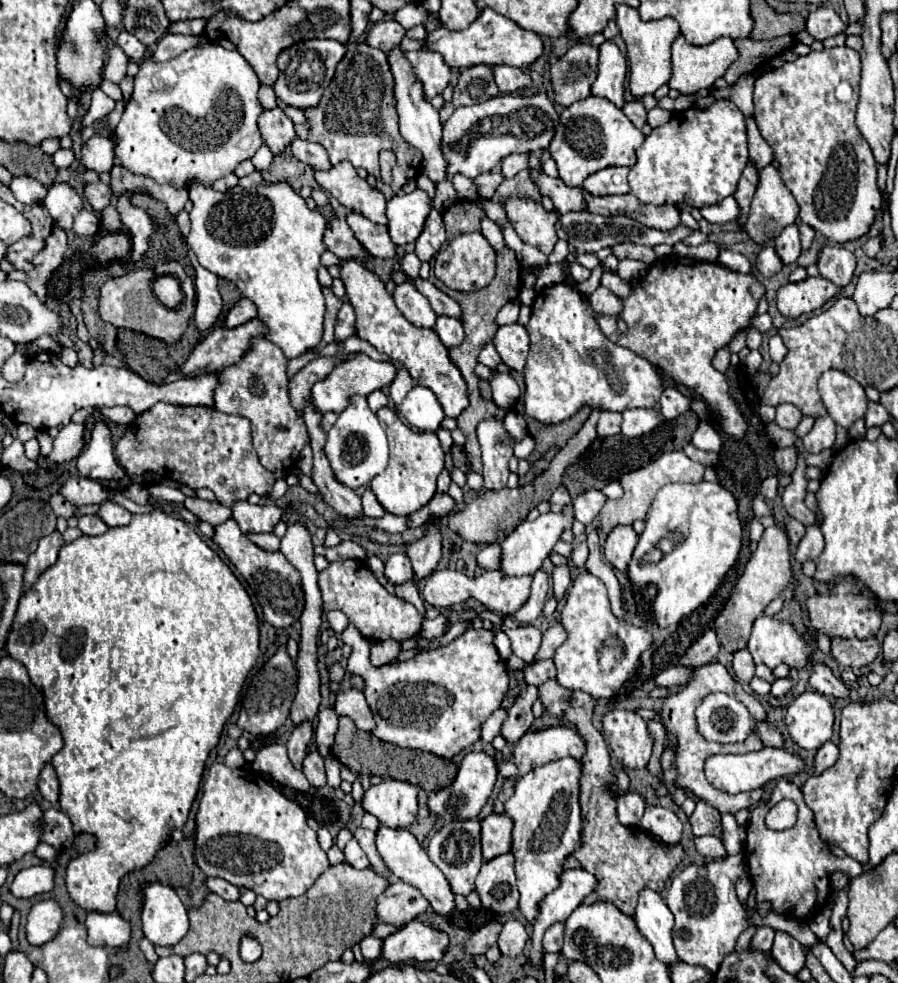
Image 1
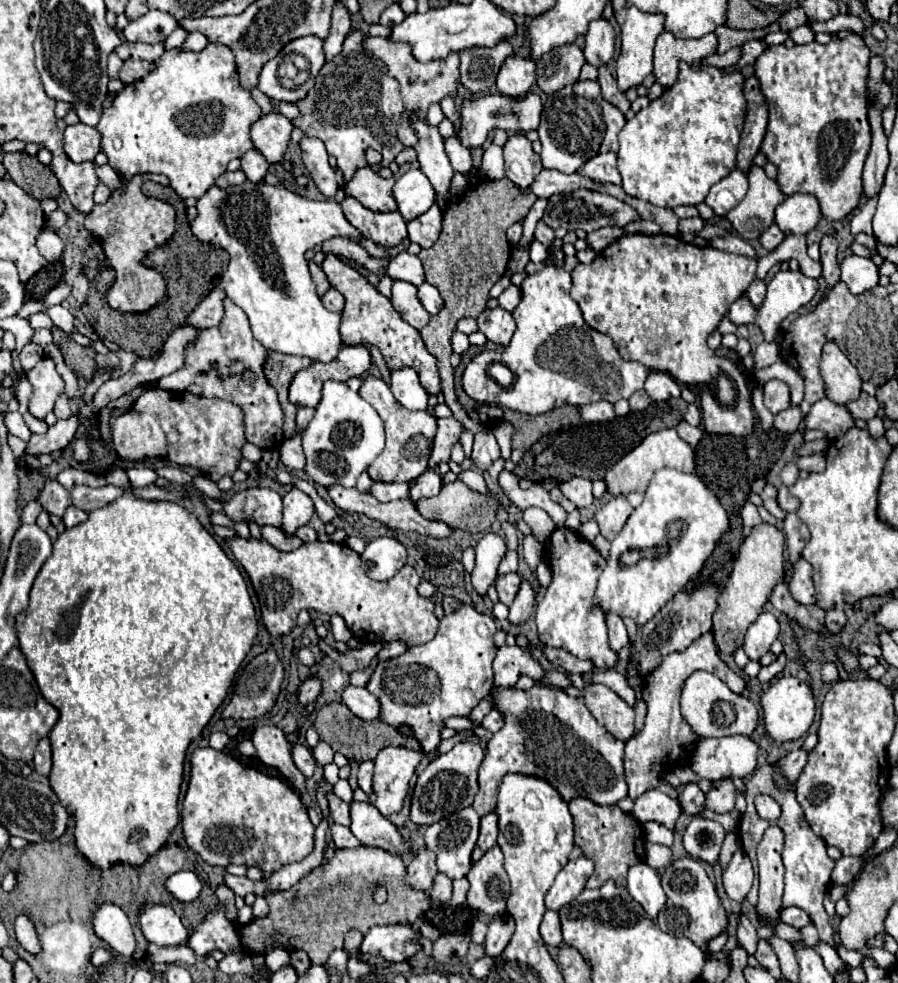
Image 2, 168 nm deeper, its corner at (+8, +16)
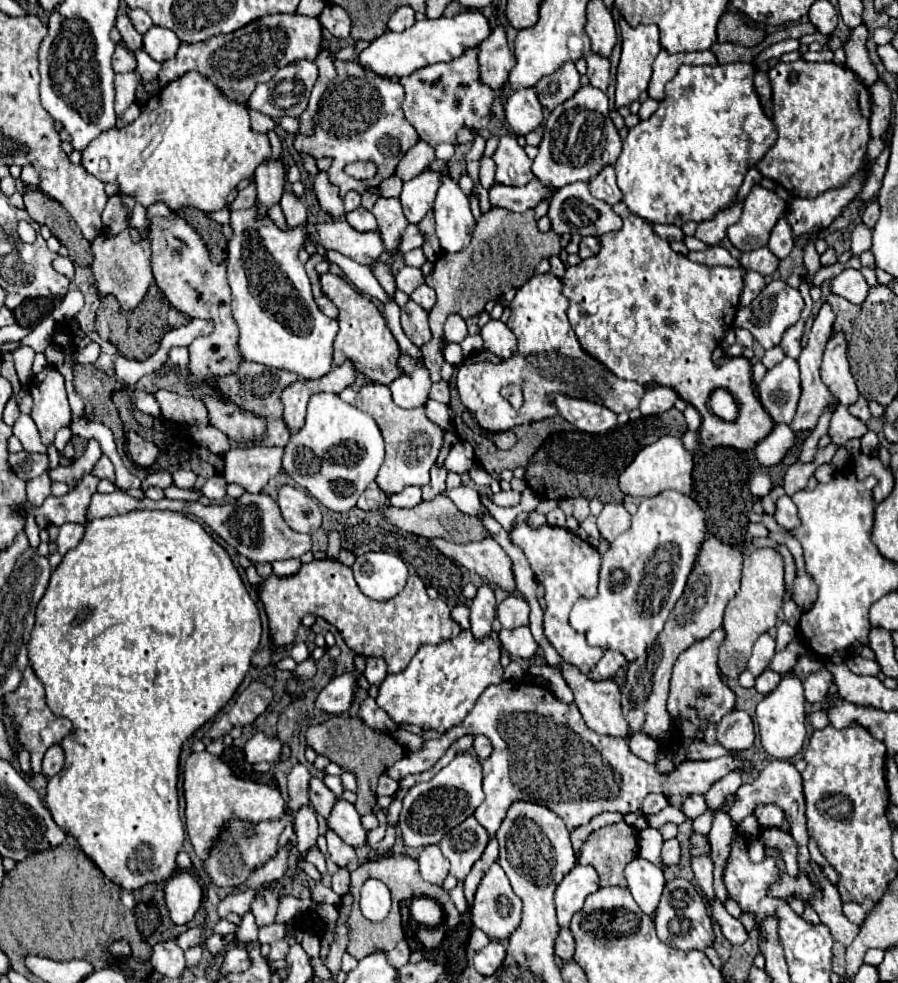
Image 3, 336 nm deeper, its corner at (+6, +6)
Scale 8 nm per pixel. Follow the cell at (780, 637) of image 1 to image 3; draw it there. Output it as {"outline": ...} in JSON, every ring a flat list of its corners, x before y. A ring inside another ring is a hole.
{"outline":[[766,632,766,634,762,634,762,636,756,640,756,644,754,644,752,656,750,656,750,660,748,660,748,670,750,670,754,676,760,676,760,674,766,670,766,666,770,664,772,656,774,656,774,638]]}

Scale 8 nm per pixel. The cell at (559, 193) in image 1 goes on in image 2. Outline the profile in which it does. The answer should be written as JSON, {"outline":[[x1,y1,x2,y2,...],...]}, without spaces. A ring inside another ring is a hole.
{"outline":[[524,134,508,136,504,144,504,162,506,162,504,166,506,178,522,188,524,184,532,184,532,180,542,170,540,156,532,150,532,144]]}

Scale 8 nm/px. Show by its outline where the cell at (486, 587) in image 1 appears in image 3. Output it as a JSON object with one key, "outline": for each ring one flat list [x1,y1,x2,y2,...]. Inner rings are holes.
{"outline":[[510,594,498,604,498,620,504,628,516,628,516,626,528,626,528,614,530,606,520,594]]}

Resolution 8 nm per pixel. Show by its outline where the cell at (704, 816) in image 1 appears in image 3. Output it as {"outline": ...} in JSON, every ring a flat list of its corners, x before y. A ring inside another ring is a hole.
{"outline":[[690,794,682,806,682,812,688,816,688,818,696,818,700,814,706,812,706,802,704,802,704,796,700,794]]}

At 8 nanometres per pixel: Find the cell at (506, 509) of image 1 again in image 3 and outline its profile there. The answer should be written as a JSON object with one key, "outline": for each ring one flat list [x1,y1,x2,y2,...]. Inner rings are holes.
{"outline":[[438,494,430,502,420,502,418,506,408,508,408,510,388,506,386,512,384,512,384,518,388,522,392,522,394,526,398,526,402,532,410,532,410,534,424,536,424,538,438,538,440,536,440,538,446,538,446,540,456,542,456,544,478,542,478,538,486,538,486,534,488,534,488,530,484,528,484,524,478,518,460,512,456,508,456,504,448,496,444,496,444,494]]}

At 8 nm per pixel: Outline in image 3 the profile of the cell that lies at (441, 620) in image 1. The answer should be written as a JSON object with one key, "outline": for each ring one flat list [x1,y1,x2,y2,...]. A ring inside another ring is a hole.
{"outline":[[457,605,452,609,452,618,462,626,462,628,470,628,470,609,467,605]]}

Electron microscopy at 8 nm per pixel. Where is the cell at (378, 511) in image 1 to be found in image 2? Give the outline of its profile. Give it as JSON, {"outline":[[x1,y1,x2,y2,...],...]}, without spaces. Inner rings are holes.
{"outline":[[376,482,372,486,372,496,376,496,380,502,390,502,390,500,402,500,410,498,410,484,388,484,388,482]]}

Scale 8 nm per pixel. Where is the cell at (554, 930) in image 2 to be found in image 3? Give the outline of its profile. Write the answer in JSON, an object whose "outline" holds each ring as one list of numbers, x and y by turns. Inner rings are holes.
{"outline":[[560,928,558,936,556,936,554,952,556,952,556,956,560,956,564,962,566,962,566,960,572,960,572,956,574,956,574,938,572,938,572,932,570,932,568,928]]}

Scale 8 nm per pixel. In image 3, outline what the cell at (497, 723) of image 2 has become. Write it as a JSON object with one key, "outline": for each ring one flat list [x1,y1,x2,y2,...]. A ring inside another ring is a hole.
{"outline":[[480,734,480,736,476,736,476,740,474,740,474,750,476,750,478,758,484,760,484,758,488,758,490,752,492,752,492,742,490,742,484,734]]}

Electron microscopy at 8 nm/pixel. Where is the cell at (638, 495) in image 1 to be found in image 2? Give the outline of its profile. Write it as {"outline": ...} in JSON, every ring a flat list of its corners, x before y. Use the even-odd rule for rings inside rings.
{"outline":[[664,428,660,432,652,432,646,436,640,446,636,446,630,454,626,454,620,462,616,462,606,474,606,486,610,494,630,494,630,492,646,492,650,478,660,468,674,468,686,474,694,472,694,452,692,448,678,436,676,428]]}

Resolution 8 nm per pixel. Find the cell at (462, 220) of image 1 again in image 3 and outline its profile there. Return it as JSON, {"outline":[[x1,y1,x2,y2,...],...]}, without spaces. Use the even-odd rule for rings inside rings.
{"outline":[[490,208,478,218,470,246,454,254,444,252,434,262,432,272,426,276,426,284,436,292,436,306,430,310,432,340,420,348,432,382,442,380,440,378,440,368,444,364,442,336,444,336,446,318,450,314,460,314,462,318,482,314,486,302,494,298,494,292,504,292,502,282,512,282,510,276,512,276,514,256,530,258,530,268,534,268,540,262,540,258,550,258,554,254,560,254,560,238,554,232,546,232,546,234,538,232,534,210,526,210,526,214,514,214,504,208]]}

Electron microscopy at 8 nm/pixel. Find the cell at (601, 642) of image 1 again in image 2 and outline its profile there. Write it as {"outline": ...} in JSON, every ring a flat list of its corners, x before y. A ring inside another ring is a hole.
{"outline":[[556,528,544,544,544,562,552,570,552,584,536,608,538,636,544,646,564,648,580,660,592,660,596,668,610,668,616,664,618,654,608,648,608,628,604,612,592,612,592,596,598,586,598,576,606,560,594,546,580,538,570,528]]}

